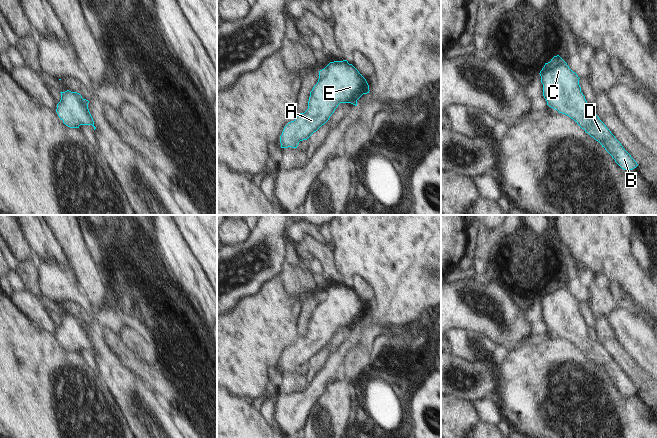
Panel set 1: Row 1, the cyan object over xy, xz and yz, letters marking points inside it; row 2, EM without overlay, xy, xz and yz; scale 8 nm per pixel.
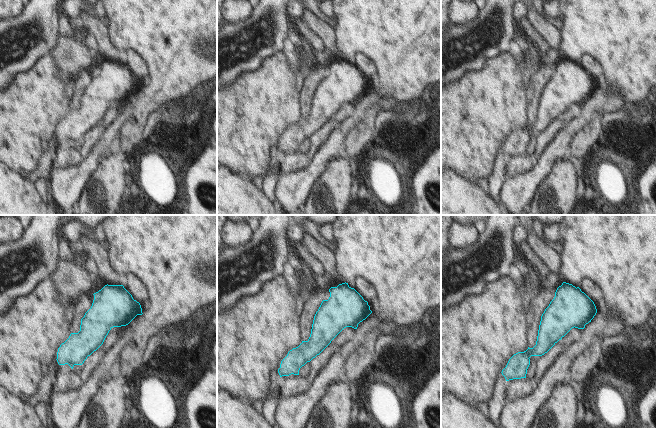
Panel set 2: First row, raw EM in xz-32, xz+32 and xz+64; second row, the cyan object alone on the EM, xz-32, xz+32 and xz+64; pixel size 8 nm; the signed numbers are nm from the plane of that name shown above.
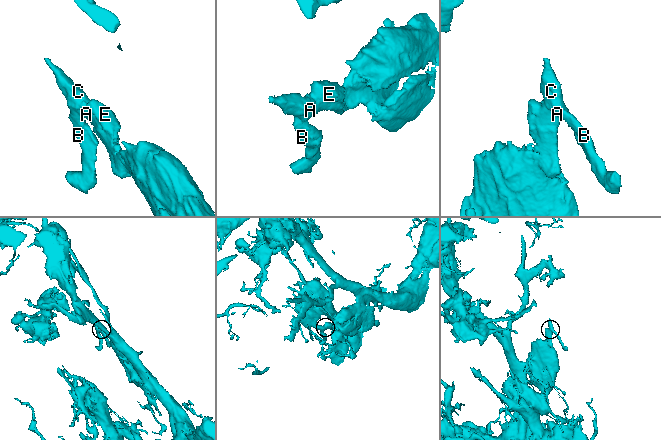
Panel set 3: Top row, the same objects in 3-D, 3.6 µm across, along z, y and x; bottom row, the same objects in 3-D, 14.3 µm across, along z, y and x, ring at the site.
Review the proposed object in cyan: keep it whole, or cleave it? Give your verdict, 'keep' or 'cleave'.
keep

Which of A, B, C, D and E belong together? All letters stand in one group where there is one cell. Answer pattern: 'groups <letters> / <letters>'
groups A B C D E

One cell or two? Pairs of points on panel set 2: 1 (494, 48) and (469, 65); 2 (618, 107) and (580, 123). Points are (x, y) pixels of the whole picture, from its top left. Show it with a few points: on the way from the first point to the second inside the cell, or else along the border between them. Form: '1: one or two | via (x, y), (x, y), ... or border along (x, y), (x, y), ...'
1: one | via (488, 48), (475, 59)
2: one | via (609, 107), (601, 107), (589, 119)

